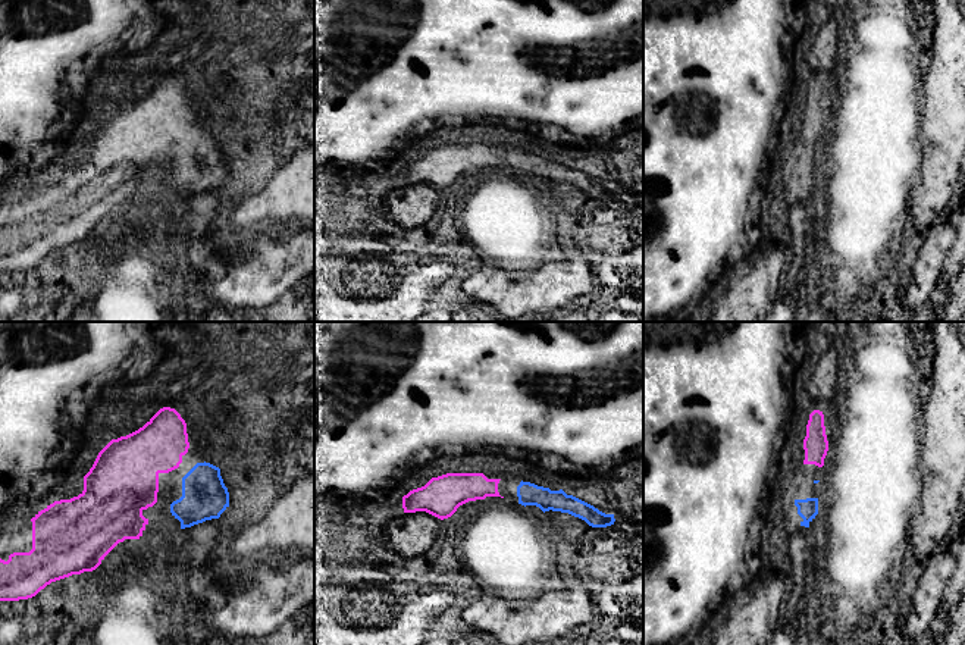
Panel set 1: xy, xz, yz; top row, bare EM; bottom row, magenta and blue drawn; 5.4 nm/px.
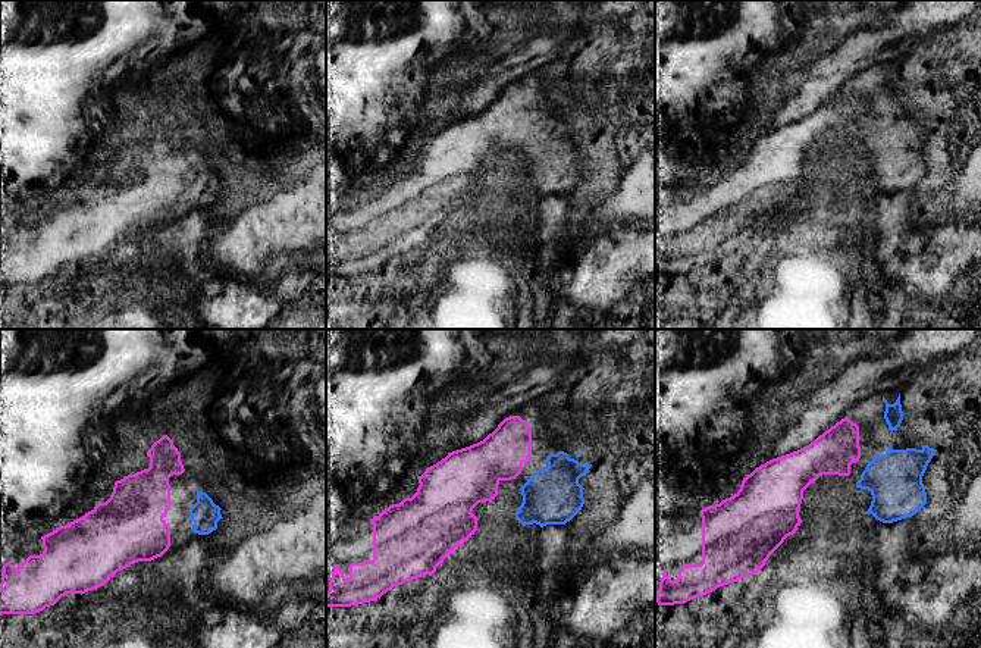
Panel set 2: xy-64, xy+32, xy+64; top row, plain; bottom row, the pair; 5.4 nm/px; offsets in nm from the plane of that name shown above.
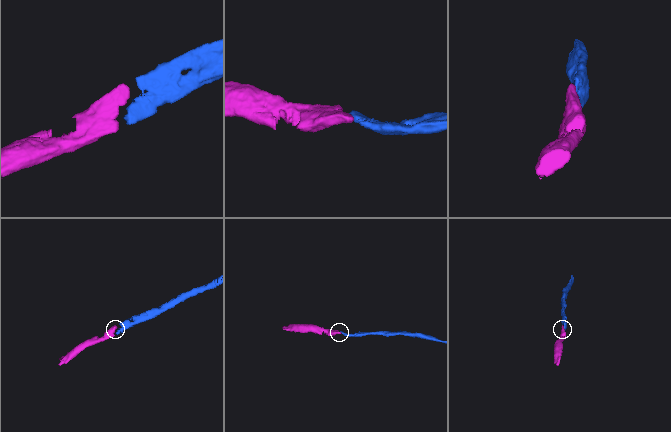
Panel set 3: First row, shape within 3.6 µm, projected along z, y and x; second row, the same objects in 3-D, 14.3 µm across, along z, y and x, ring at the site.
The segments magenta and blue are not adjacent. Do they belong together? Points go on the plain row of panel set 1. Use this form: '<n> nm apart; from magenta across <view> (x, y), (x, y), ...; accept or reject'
60 nm apart; from magenta across xy (178, 137), (187, 144); accept

